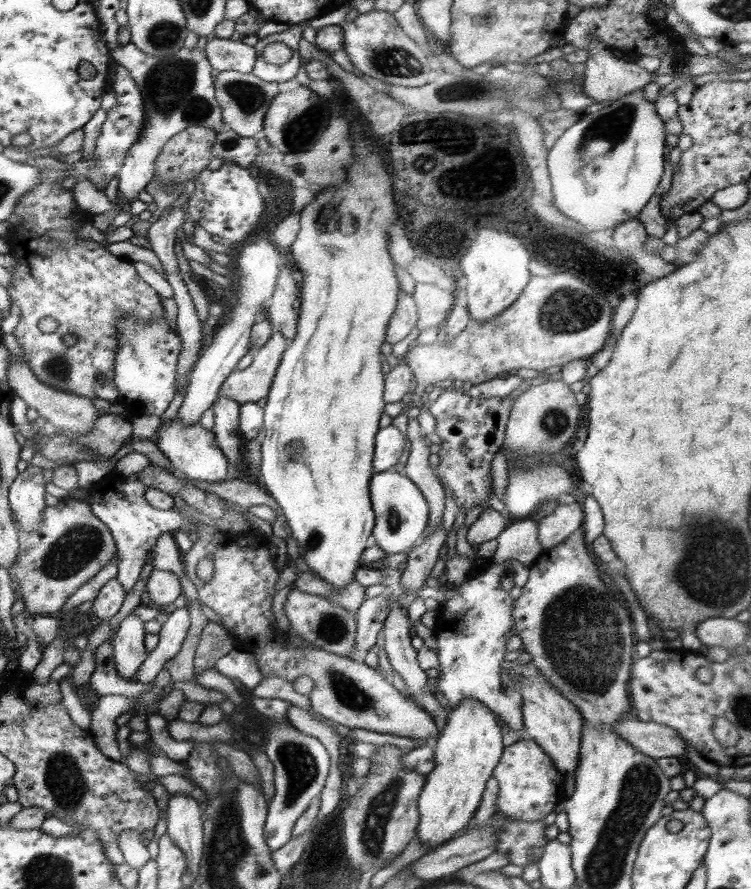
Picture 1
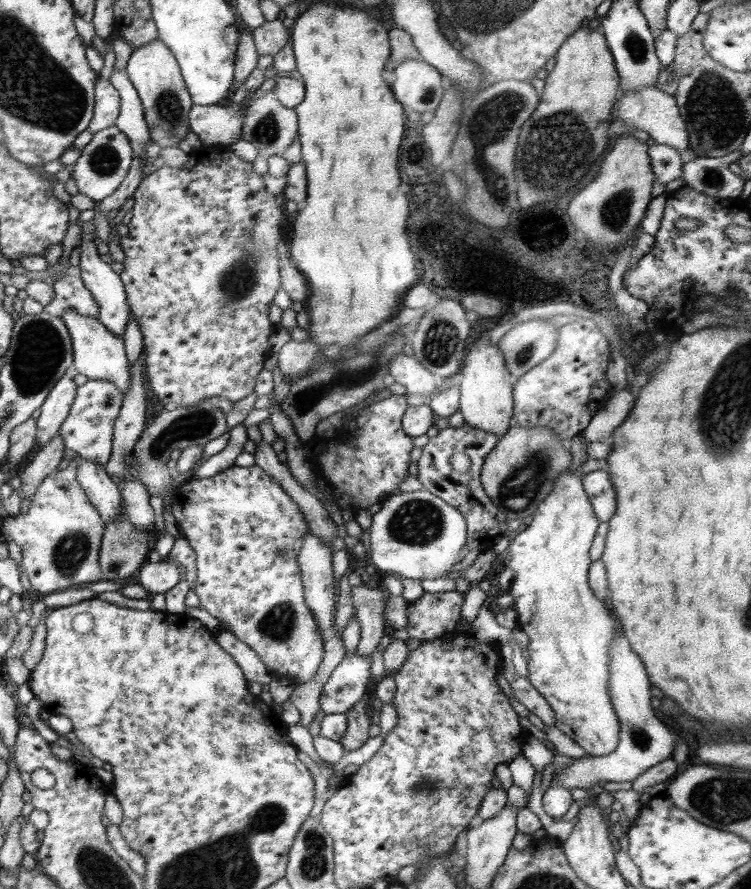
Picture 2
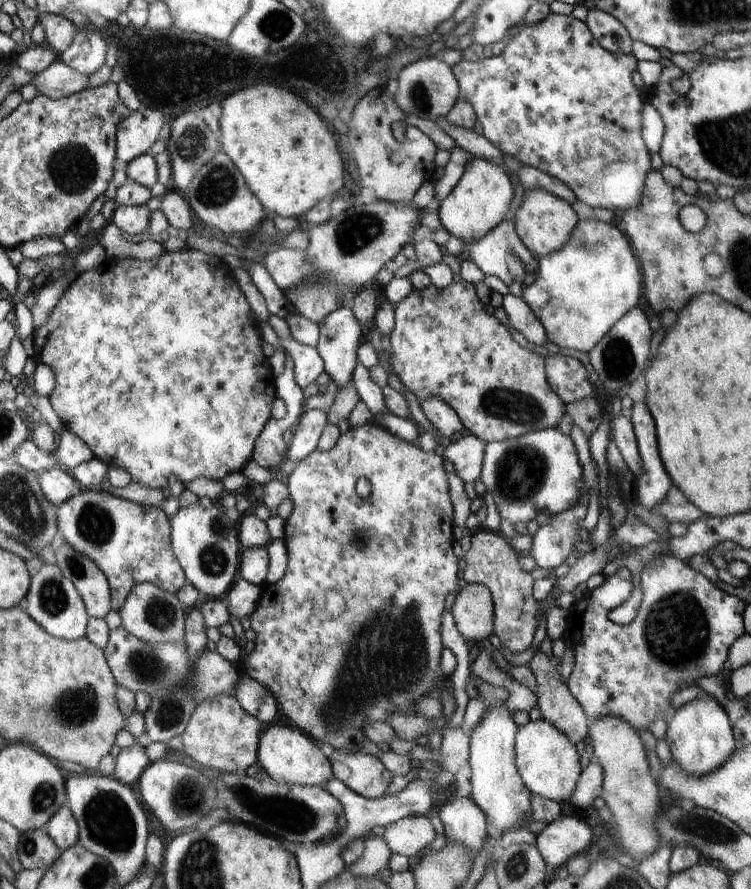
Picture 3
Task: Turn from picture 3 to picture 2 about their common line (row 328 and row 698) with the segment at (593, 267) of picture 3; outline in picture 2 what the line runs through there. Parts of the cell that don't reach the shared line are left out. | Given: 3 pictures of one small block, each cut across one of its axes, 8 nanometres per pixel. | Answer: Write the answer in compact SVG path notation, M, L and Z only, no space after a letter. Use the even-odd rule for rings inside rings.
M567 470L564 474L560 475L554 483L550 494L548 494L548 496L536 507L531 524L528 525L524 531L517 532L511 537L508 547L510 560L508 560L507 567L512 569L514 577L512 584L508 589L508 593L514 596L515 601L513 609L516 610L518 614L517 626L522 628L522 630L529 636L529 645L527 648L527 651L529 652L529 661L527 662L528 680L532 683L532 686L542 694L546 699L546 702L548 702L551 709L554 711L555 726L576 742L577 745L580 745L581 748L588 752L592 757L605 757L618 746L621 727L614 707L612 706L612 699L610 698L609 693L609 646L611 645L613 636L618 632L614 625L614 619L612 619L612 616L610 615L610 610L606 608L604 600L600 601L589 585L589 566L592 563L589 550L601 522L595 515L593 506L588 500L588 495L582 484L583 477L584 476L578 470L575 472Z

